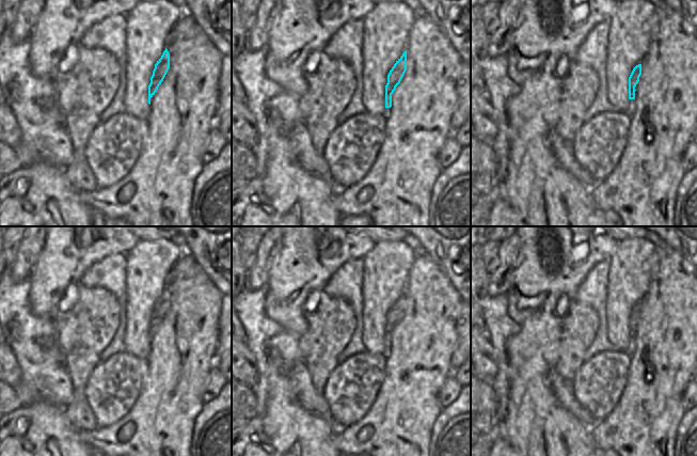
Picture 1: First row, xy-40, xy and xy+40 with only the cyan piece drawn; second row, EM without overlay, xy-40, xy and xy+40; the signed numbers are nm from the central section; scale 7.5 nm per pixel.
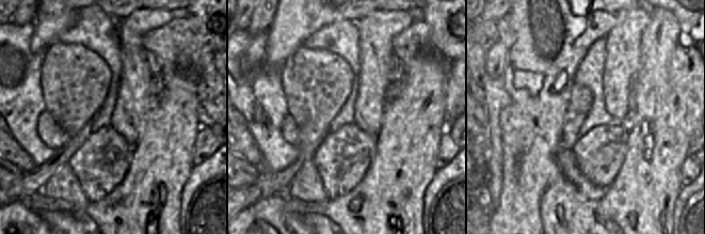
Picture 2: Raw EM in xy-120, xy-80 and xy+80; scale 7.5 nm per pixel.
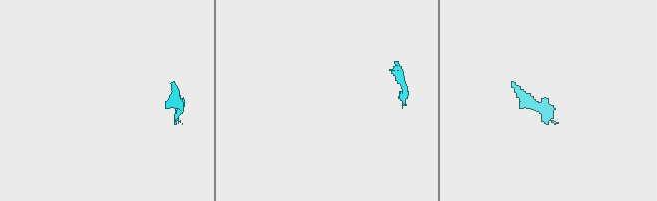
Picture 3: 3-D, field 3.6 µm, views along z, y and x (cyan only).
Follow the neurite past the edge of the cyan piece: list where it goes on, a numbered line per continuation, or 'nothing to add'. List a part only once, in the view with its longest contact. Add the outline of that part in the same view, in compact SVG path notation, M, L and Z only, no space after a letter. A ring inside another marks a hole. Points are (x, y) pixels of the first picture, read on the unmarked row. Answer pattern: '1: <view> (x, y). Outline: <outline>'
1: xy+40 (630, 348). Outline: M629 339L629 344L624 350L628 356L632 356L635 350L635 339Z

